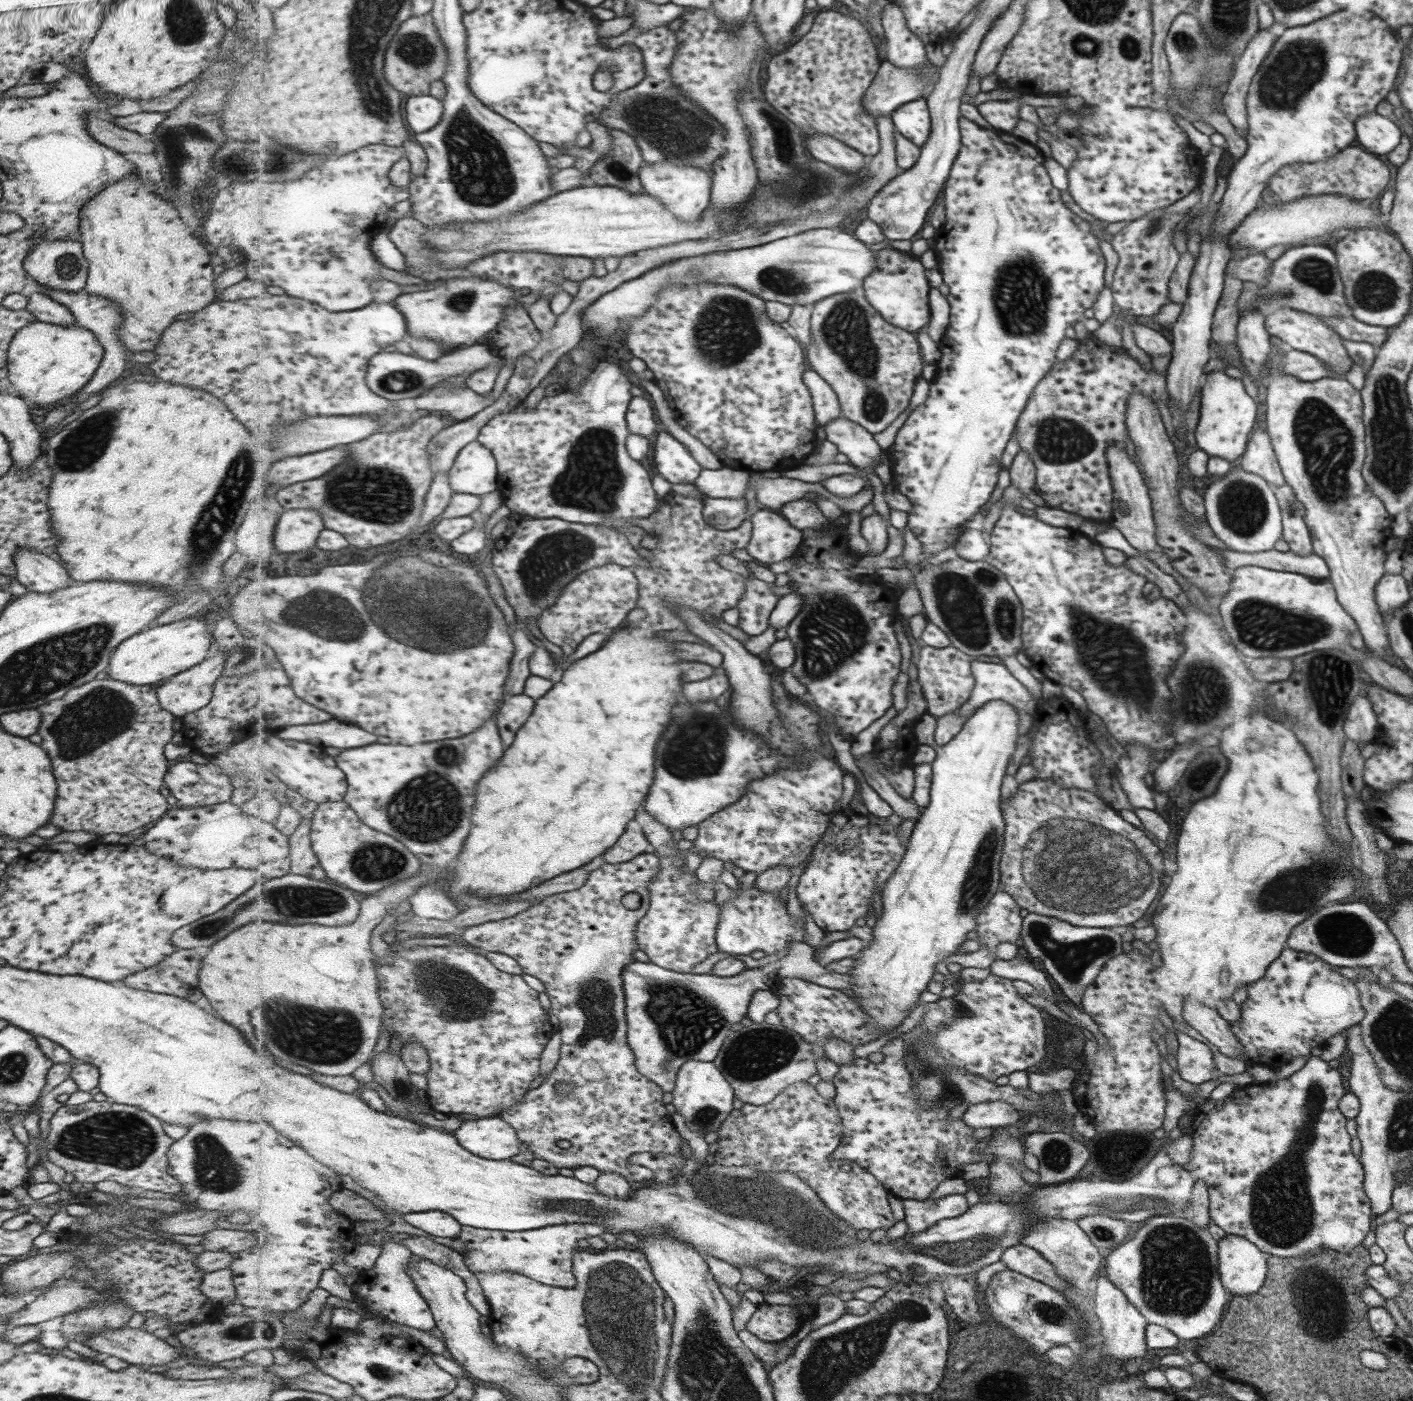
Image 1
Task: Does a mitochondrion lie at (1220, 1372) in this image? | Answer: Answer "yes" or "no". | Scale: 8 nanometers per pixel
no

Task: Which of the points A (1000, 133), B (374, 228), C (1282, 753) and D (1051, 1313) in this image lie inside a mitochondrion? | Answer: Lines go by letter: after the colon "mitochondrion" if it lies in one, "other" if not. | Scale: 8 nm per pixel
A: other
B: other
C: other
D: mitochondrion

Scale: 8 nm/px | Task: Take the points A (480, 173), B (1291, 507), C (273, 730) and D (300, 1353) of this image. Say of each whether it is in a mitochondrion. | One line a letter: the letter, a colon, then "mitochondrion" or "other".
A: mitochondrion
B: mitochondrion
C: other
D: other

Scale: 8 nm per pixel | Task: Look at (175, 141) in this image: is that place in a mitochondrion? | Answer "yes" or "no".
yes

